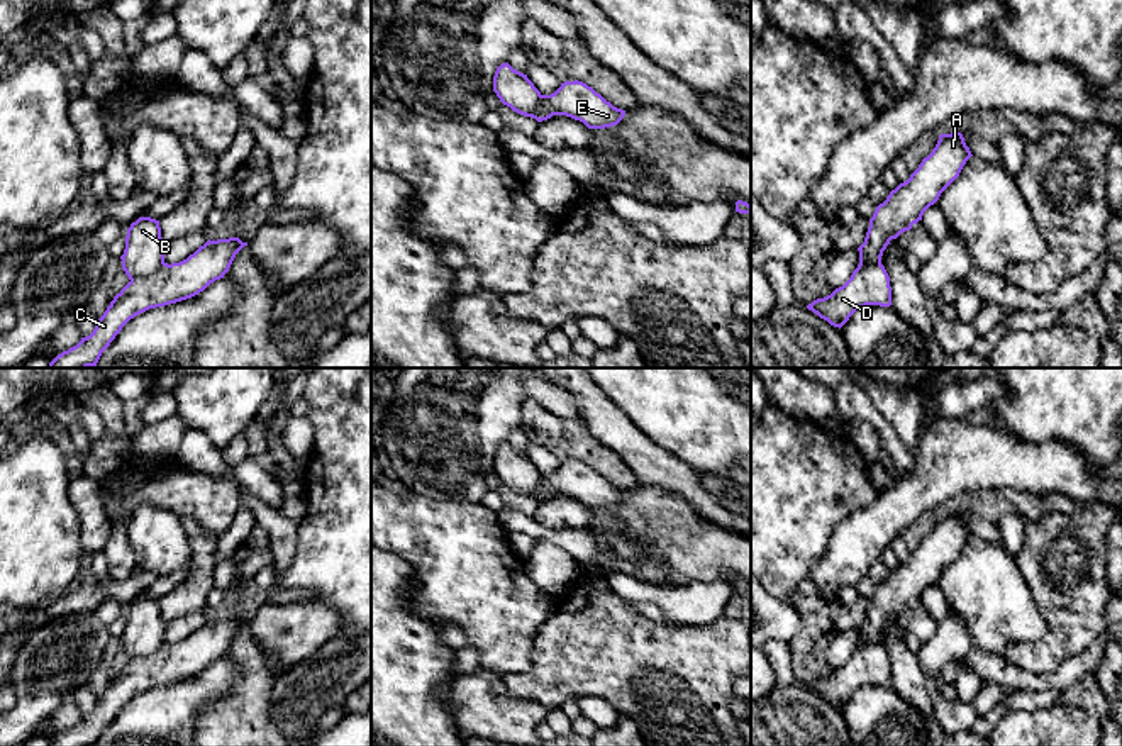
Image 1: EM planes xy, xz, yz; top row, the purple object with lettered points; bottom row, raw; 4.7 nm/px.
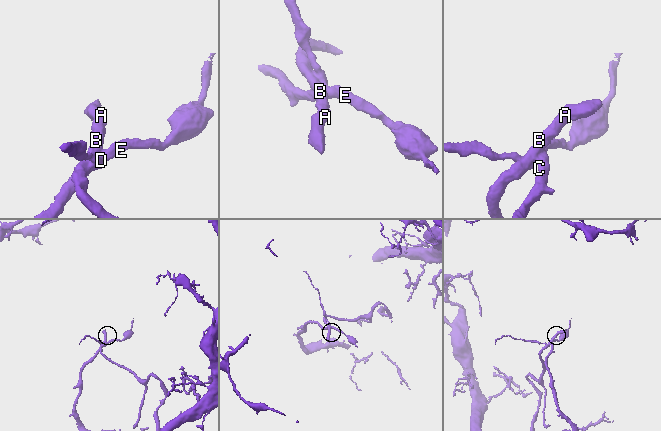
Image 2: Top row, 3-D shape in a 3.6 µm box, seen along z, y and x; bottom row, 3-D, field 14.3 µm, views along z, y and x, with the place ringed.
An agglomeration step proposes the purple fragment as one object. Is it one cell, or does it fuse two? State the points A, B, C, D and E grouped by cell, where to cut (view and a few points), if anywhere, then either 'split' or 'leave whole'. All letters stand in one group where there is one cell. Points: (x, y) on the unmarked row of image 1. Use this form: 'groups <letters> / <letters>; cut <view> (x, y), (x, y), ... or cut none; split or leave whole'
groups A B / C D E; cut xy (165, 643), (151, 653), (131, 660); split

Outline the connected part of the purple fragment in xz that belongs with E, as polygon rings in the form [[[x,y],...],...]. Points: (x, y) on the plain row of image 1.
[[[564,461],[551,473],[542,475],[536,500],[542,502],[553,495],[566,495],[583,502],[588,509],[605,509],[617,505],[625,490],[614,487],[600,473],[583,461]]]

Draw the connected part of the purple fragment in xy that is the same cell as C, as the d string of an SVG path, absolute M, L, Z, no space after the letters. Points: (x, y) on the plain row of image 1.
M239 617L207 621L180 643L164 643L146 658L131 660L97 700L93 712L58 734L49 746L97 746L102 732L136 695L192 678L224 658L236 634L247 626Z

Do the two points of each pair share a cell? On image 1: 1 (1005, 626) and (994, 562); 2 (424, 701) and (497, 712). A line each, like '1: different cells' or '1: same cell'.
1: same cell
2: different cells

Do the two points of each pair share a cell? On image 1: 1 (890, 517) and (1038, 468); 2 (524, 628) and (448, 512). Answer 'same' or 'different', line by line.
1: same
2: same

